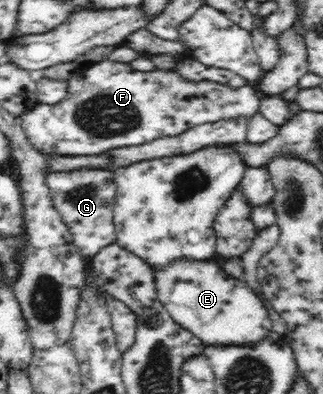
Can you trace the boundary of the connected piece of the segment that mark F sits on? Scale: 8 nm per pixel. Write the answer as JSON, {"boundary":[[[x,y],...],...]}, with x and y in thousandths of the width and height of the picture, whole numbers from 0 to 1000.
{"boundary":[[[322,150],[217,195],[207,241],[167,266],[121,264],[99,282],[56,297],[53,310],[111,383],[142,393],[279,396],[328,381],[437,368],[467,355],[563,340],[604,320],[700,299],[780,297],[802,287],[808,236],[793,216],[712,223],[650,203],[588,208],[542,175],[440,183],[402,170],[402,160]]]}

